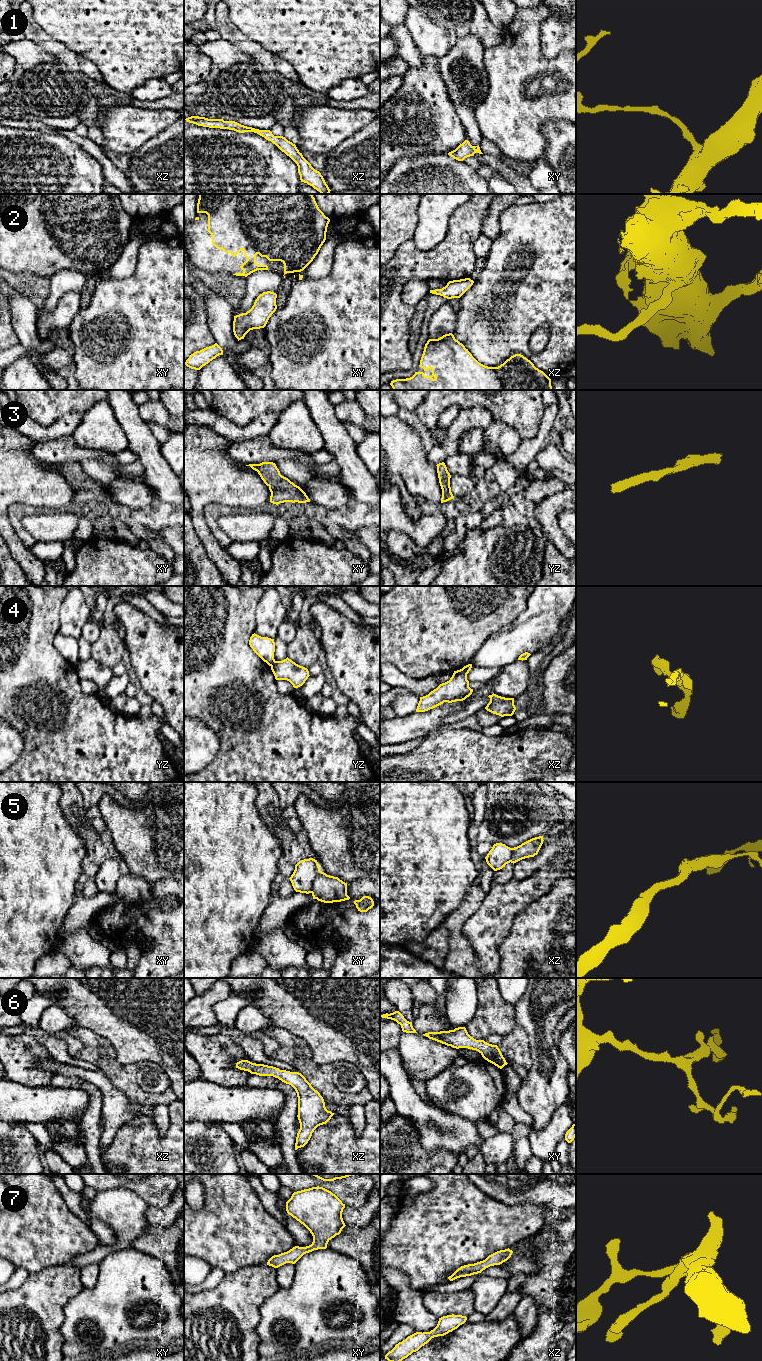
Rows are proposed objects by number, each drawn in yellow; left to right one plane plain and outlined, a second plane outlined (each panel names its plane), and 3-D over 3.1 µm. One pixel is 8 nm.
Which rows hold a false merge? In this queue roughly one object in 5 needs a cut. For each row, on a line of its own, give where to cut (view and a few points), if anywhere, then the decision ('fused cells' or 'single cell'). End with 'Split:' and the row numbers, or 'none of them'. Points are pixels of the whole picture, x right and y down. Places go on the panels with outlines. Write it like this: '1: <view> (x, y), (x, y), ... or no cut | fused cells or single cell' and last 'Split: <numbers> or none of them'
1: no cut | single cell
2: no cut | single cell
3: no cut | single cell
4: xz (453, 673), (466, 675) | fused cells
5: xy (319, 870), (310, 892) | fused cells
6: no cut | single cell
7: no cut | single cell
Split: 4, 5

